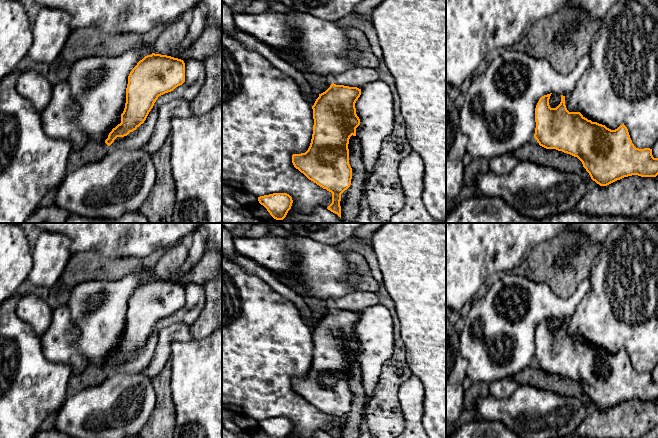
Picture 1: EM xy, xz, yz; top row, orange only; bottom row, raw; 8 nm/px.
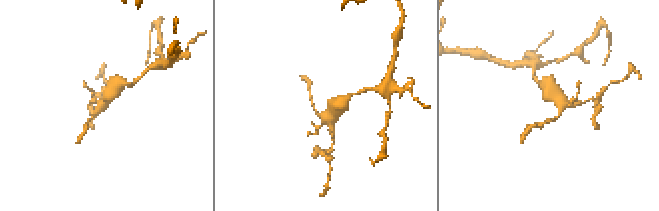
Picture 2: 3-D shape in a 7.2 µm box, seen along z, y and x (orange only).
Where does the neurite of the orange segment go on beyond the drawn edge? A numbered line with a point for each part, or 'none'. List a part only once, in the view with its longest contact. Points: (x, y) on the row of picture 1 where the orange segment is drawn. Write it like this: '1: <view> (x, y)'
none

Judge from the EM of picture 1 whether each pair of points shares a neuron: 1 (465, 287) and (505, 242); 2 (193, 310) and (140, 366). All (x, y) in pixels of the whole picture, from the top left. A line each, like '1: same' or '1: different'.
1: same
2: same

